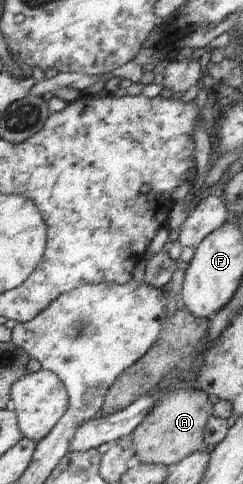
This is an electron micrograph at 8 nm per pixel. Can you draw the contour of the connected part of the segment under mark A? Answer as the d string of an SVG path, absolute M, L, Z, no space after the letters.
M182 388L166 394L150 410L150 413L140 422L132 433L132 450L136 460L145 464L173 465L180 463L194 452L204 450L205 429L214 413L214 404L204 390Z

